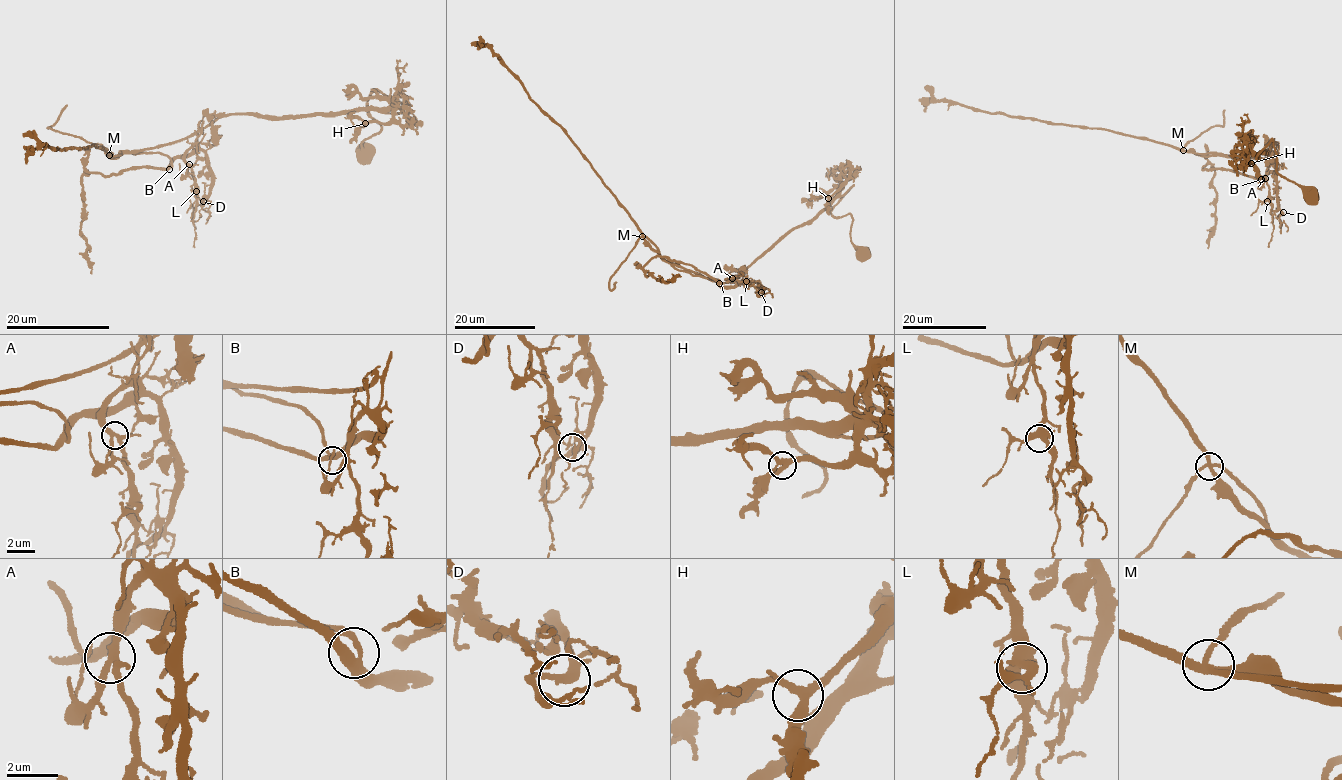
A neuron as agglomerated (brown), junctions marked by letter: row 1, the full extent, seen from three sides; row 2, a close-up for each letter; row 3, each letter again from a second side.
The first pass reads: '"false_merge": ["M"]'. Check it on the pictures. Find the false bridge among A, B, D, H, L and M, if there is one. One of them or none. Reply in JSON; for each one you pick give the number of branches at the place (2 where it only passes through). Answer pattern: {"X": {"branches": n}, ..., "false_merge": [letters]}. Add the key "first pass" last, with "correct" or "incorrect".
{"M": {"branches": 4}, "false_merge": ["M"], "first pass": "correct"}

